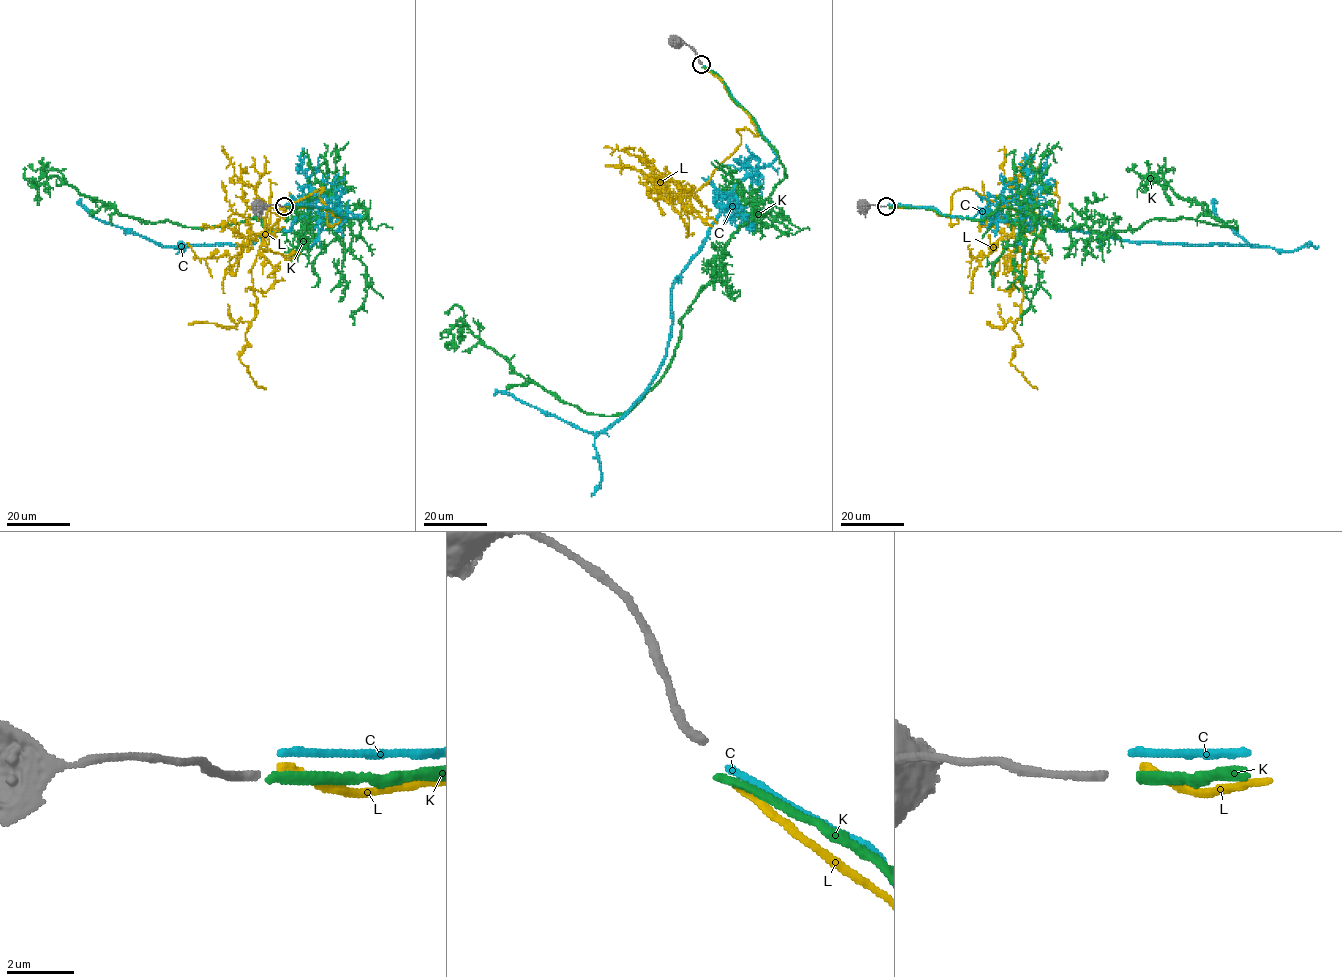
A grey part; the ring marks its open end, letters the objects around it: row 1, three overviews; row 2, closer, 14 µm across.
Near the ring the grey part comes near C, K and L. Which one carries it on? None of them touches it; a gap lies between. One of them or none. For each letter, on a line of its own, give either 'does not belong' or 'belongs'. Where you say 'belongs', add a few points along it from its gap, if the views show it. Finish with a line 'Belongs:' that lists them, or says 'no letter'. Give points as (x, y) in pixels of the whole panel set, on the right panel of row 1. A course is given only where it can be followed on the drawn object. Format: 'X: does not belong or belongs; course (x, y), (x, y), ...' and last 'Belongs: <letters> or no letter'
C: belongs; course (888, 204), (977, 219), (989, 211), (1044, 218), (1060, 230), (1131, 241), (1255, 246), (1217, 216), (1216, 202)
K: does not belong
L: does not belong
Belongs: C

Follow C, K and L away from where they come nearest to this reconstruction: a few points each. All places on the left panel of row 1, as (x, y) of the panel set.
C: (286, 204), (330, 207), (358, 219), (328, 211), (244, 244), (171, 246), (99, 221), (76, 202)
K: (285, 207), (367, 210), (295, 232), (252, 218), (185, 227), (122, 216), (55, 176), (33, 180), (37, 205)
L: (286, 206), (340, 220), (328, 223), (324, 188), (268, 211), (269, 197), (239, 356), (266, 389)

